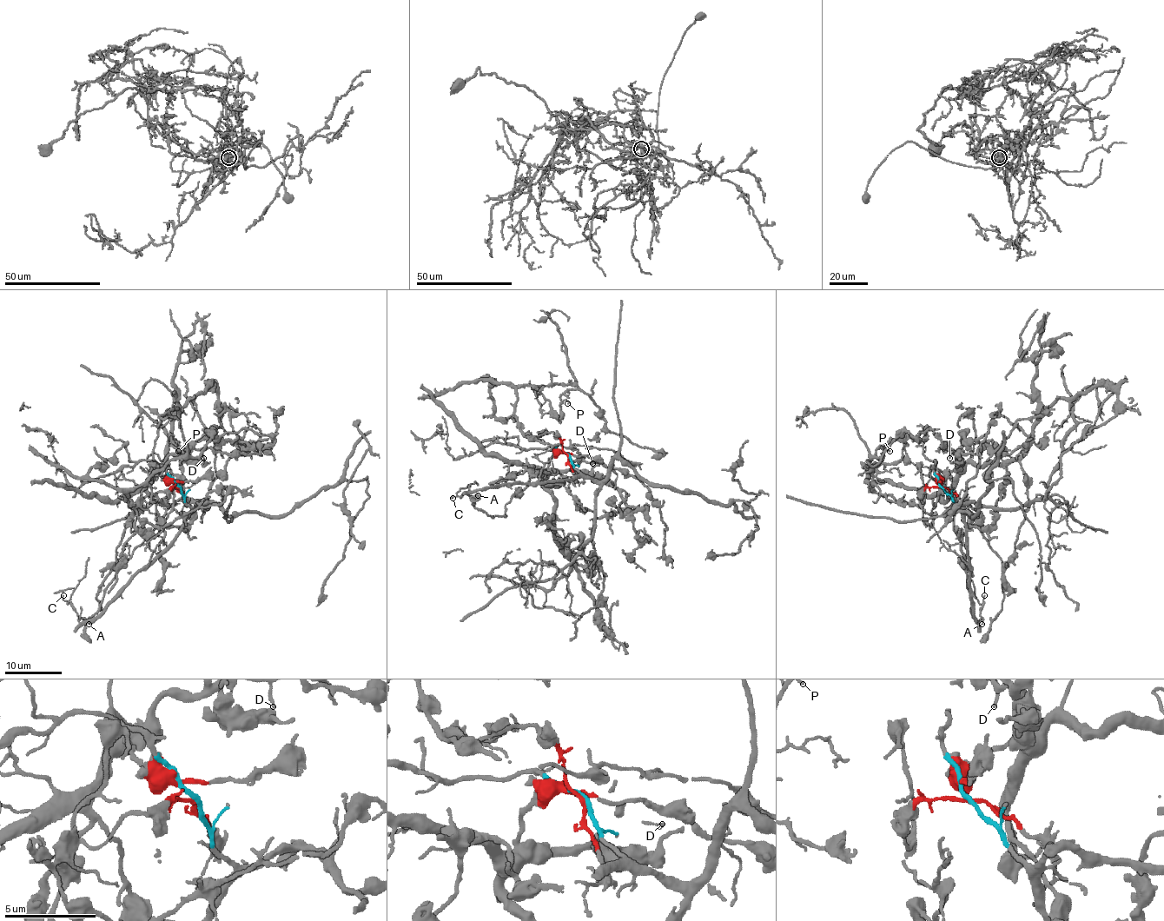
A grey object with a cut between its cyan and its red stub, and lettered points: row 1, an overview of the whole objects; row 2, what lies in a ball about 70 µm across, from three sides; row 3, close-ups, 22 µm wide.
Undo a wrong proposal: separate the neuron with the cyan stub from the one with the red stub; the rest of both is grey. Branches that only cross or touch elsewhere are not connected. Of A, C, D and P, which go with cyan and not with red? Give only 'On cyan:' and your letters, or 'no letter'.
On cyan: A, C

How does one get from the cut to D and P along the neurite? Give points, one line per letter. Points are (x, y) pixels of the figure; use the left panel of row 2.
D: (178, 487), (159, 473), (163, 460), (171, 454), (181, 454), (187, 447), (201, 450), (204, 459)
P: (178, 487), (134, 506), (125, 500), (171, 460), (181, 459), (182, 453), (171, 446), (178, 452)

